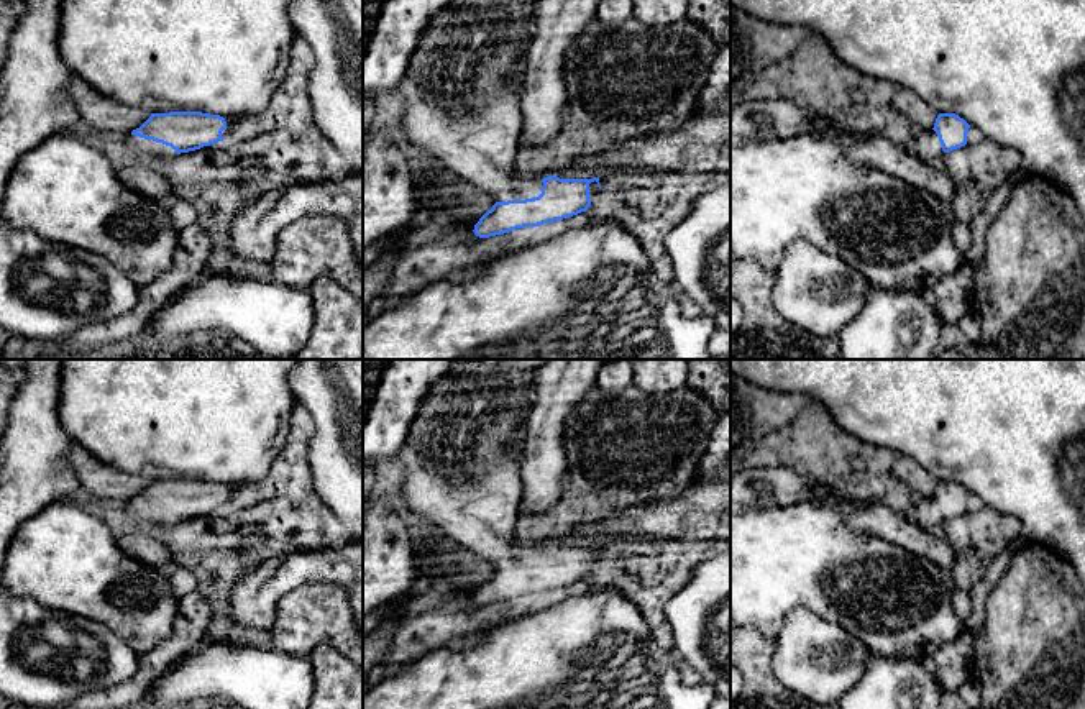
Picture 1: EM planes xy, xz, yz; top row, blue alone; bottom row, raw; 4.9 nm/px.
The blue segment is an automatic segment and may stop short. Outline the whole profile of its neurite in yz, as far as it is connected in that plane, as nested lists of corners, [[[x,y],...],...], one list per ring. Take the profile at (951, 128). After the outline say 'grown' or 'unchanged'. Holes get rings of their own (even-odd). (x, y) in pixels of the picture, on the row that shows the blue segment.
[[[939,113],[932,130],[918,130],[906,149],[924,162],[939,162],[944,153],[967,144],[970,125],[955,113]]]; grown

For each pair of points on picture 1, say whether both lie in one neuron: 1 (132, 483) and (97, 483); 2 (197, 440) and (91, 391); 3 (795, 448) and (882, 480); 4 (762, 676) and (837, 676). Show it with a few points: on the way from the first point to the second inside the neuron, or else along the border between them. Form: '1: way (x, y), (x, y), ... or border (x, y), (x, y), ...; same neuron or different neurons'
1: way (123, 483), (105, 483); same neuron
2: way (171, 414), (148, 391), (117, 391); same neuron
3: way (816, 448), (860, 470); same neuron
4: border (773, 640), (772, 673), (795, 691); different neurons

